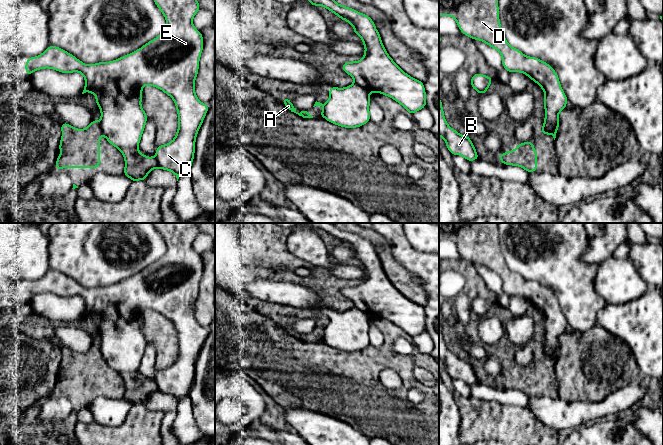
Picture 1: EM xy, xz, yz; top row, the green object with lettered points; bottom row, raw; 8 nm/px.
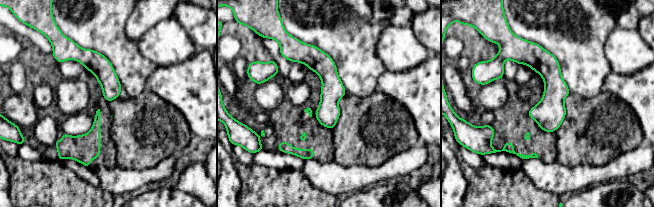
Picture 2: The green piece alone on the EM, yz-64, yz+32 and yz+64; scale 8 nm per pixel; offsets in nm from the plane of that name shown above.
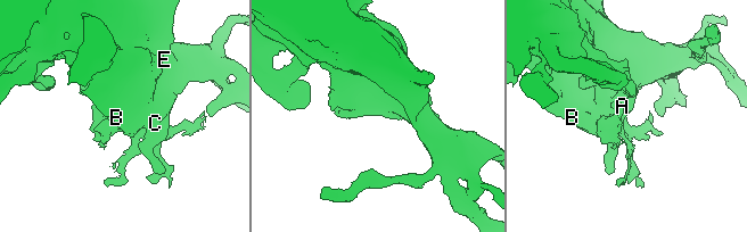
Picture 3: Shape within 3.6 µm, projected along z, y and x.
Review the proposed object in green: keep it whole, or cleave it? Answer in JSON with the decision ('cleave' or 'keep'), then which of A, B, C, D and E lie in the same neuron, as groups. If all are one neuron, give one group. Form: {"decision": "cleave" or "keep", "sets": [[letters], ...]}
{"decision": "cleave", "sets": [["A"], ["B", "C", "D", "E"]]}

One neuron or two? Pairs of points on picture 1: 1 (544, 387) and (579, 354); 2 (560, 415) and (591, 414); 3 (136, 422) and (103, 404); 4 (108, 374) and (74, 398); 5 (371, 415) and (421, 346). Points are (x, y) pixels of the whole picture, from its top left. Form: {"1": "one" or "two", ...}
{"1": "two", "2": "one", "3": "two", "4": "one", "5": "two"}

